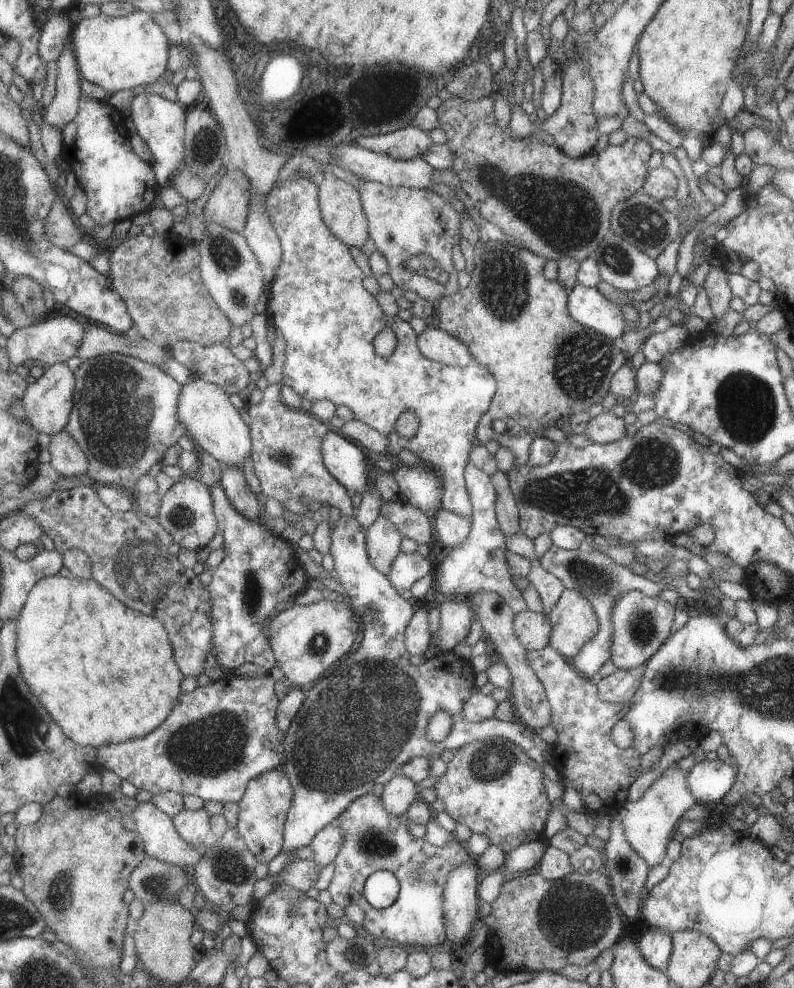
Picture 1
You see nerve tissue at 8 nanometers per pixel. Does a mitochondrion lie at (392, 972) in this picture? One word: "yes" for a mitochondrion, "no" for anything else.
no

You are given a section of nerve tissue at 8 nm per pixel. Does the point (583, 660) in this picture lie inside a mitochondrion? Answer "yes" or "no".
no

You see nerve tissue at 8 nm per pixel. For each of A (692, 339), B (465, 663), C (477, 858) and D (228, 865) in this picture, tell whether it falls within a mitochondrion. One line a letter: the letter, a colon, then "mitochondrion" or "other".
A: other
B: other
C: other
D: mitochondrion

